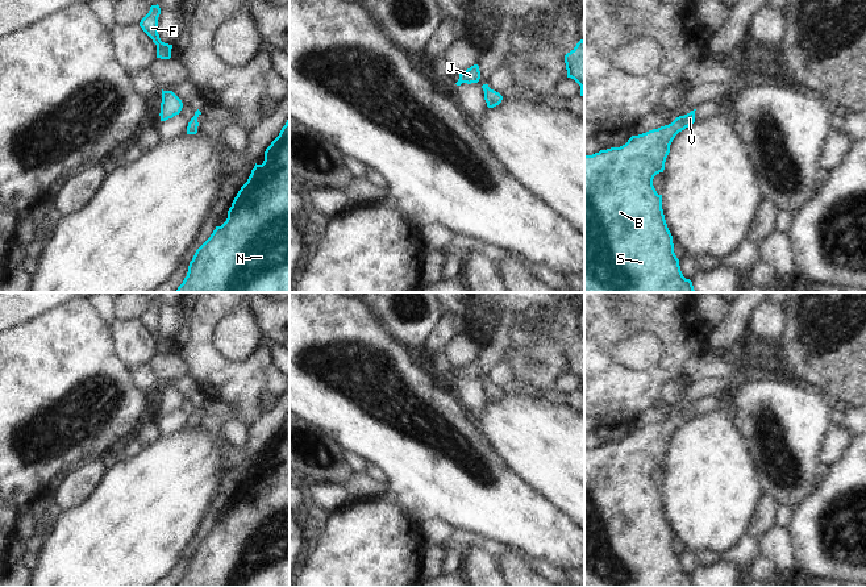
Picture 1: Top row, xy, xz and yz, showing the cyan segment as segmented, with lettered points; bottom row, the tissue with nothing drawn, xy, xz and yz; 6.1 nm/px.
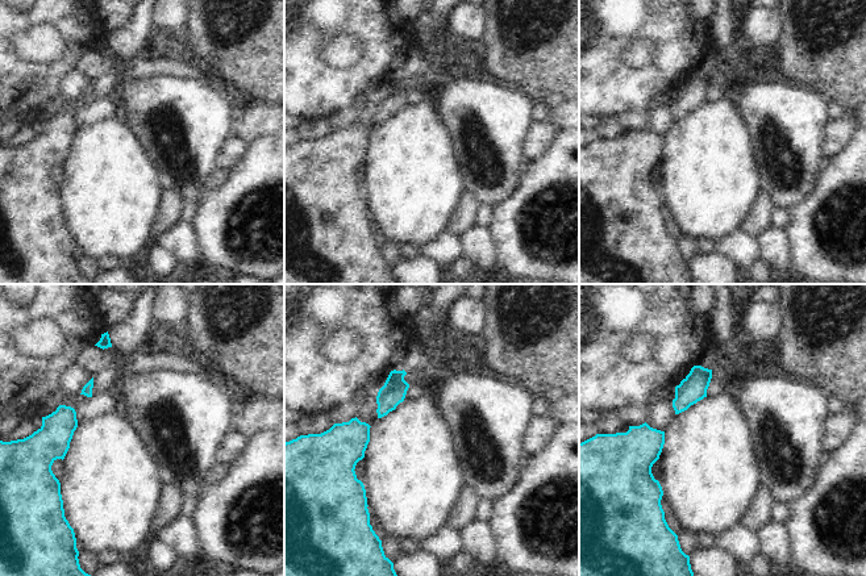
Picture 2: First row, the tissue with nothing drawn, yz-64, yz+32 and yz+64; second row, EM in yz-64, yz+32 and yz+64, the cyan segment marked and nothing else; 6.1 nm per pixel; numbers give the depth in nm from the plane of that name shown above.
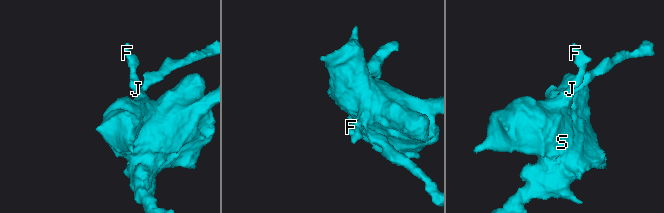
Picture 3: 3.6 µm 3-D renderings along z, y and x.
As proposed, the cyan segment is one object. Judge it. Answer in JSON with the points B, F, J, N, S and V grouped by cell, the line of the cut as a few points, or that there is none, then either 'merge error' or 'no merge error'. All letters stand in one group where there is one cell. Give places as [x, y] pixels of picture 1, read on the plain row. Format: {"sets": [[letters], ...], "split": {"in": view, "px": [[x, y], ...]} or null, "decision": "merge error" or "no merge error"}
{"sets": [["B", "F", "J", "N", "S", "V"]], "split": null, "decision": "no merge error"}

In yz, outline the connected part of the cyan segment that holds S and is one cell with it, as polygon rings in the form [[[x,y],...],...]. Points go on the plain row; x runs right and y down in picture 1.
[[[695,405],[669,420],[632,430],[620,442],[584,450],[584,587],[695,587],[692,576],[680,566],[662,504],[662,490],[653,480],[654,471],[665,465],[673,434],[695,417]]]

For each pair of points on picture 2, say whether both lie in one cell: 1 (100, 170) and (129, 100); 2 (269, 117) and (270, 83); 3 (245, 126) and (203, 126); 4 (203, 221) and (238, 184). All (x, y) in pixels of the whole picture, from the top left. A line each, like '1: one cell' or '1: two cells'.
1: two cells
2: two cells
3: two cells
4: one cell

